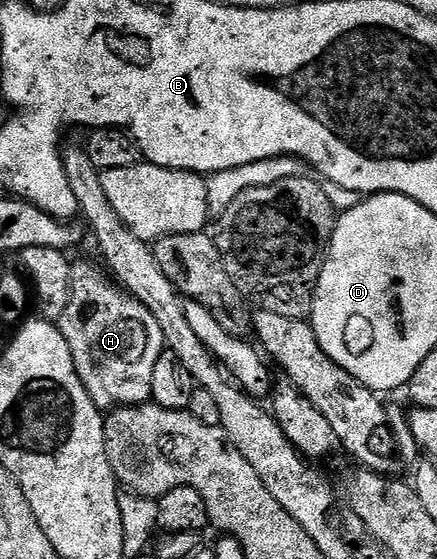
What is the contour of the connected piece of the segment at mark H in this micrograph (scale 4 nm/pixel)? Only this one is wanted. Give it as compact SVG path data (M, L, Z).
M78 260L73 264L70 303L58 324L66 343L70 343L78 379L82 379L90 399L100 410L143 405L152 396L154 363L166 349L162 327L158 327L158 319L141 301L115 284L97 265Z

